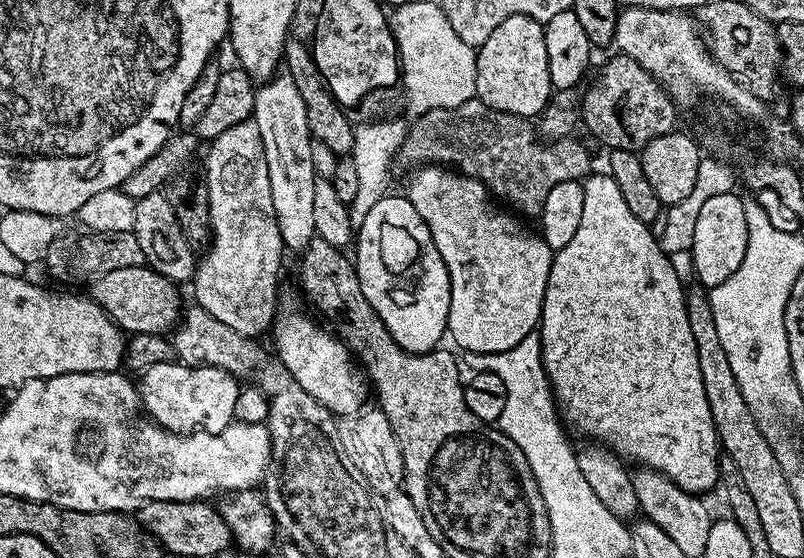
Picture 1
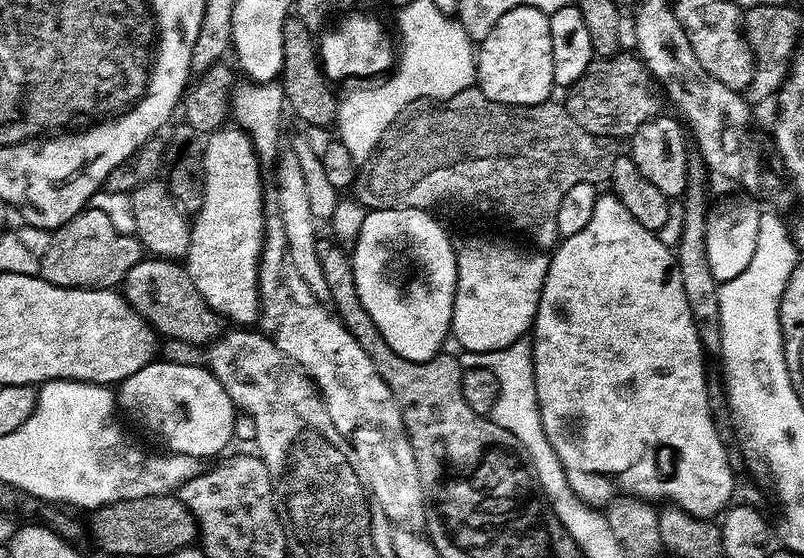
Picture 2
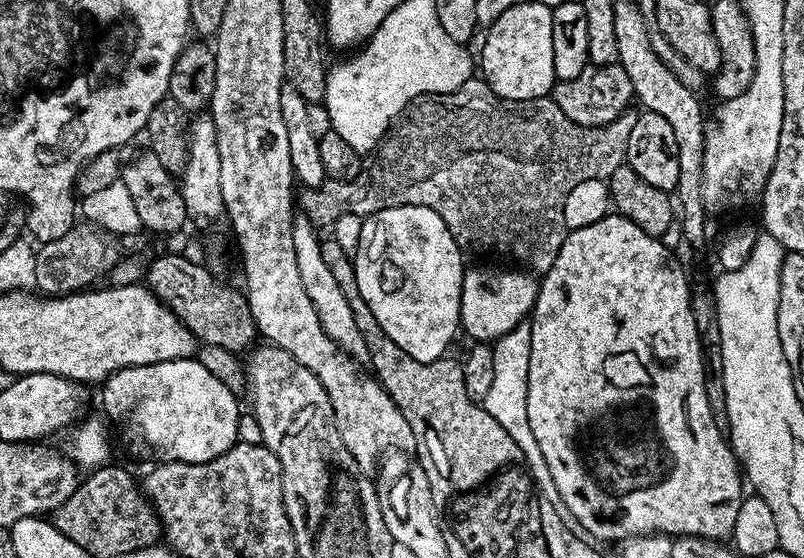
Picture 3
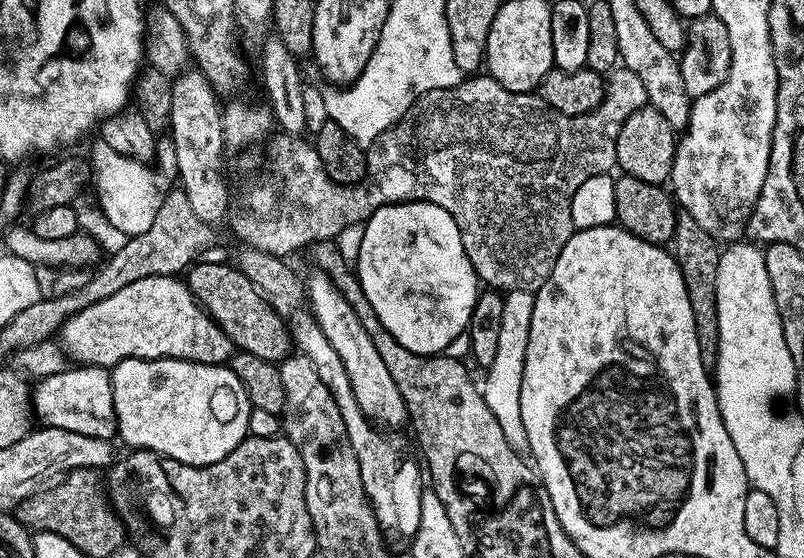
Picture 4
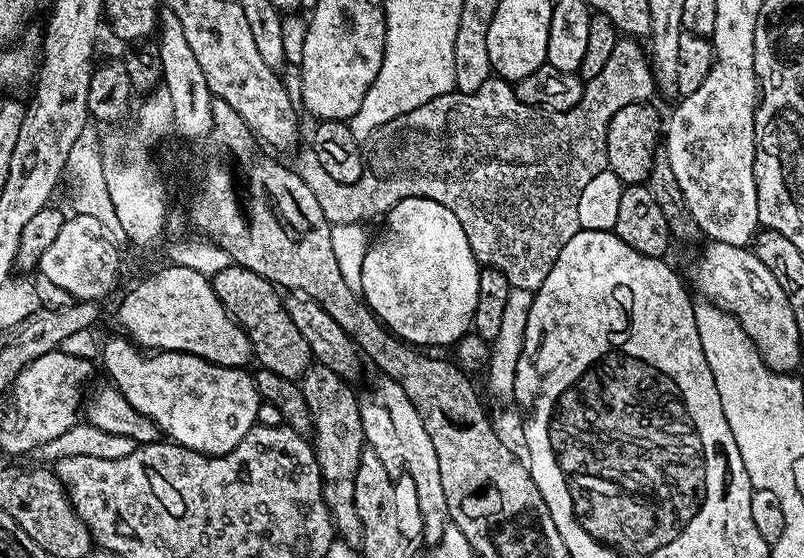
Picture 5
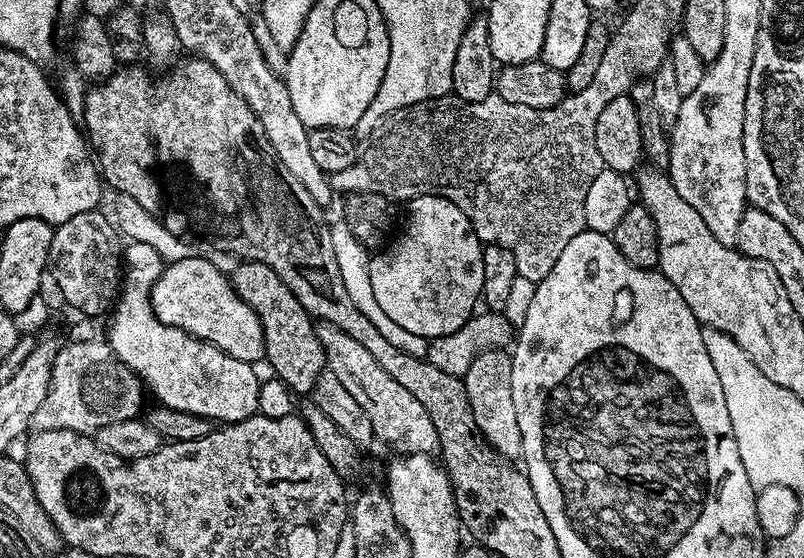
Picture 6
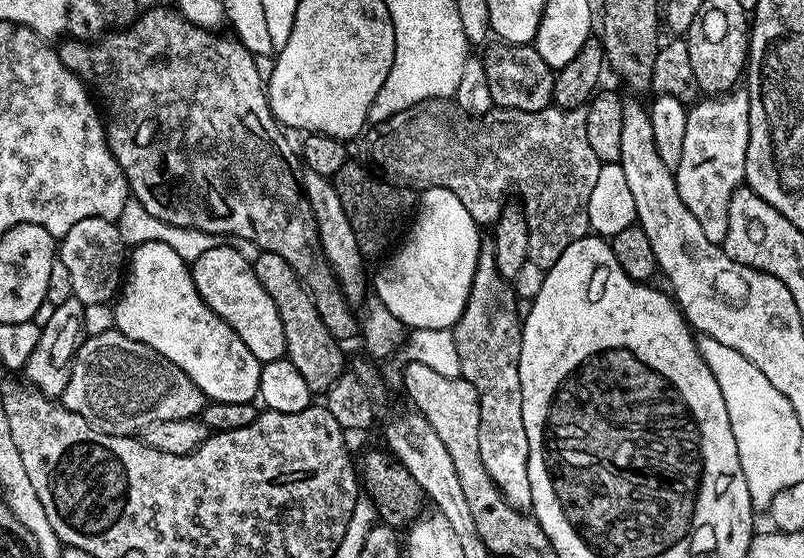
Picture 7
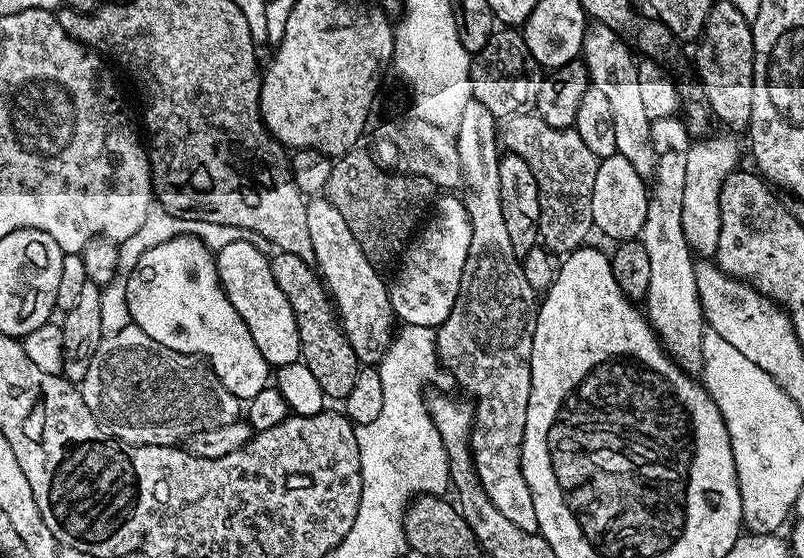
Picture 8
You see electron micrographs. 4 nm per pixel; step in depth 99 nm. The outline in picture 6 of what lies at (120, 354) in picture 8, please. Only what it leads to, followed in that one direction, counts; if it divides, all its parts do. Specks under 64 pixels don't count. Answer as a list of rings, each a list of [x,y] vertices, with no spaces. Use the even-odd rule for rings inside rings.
[[[103,339],[68,342],[61,347],[52,367],[50,390],[46,402],[38,406],[31,427],[42,430],[74,430],[95,434],[100,427],[126,422],[141,415],[146,388],[136,373],[131,372]]]

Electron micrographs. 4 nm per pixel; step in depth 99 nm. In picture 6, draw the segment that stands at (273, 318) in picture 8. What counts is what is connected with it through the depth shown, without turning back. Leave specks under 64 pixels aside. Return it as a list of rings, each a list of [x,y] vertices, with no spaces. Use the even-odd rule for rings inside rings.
[[[195,254],[181,256],[179,258],[173,259],[171,263],[169,263],[167,267],[165,267],[164,271],[160,273],[156,287],[152,290],[152,309],[154,310],[156,317],[170,326],[187,330],[191,336],[201,337],[208,344],[218,346],[218,350],[228,352],[230,354],[230,358],[238,358],[239,360],[246,360],[249,362],[256,362],[256,359],[261,359],[262,353],[264,351],[264,332],[261,329],[262,322],[258,318],[258,314],[254,314],[252,312],[250,305],[244,304],[240,295],[232,289],[232,281],[230,279],[229,273],[227,271],[223,272],[223,270],[220,269],[214,261],[208,261],[206,257],[195,256]]]

